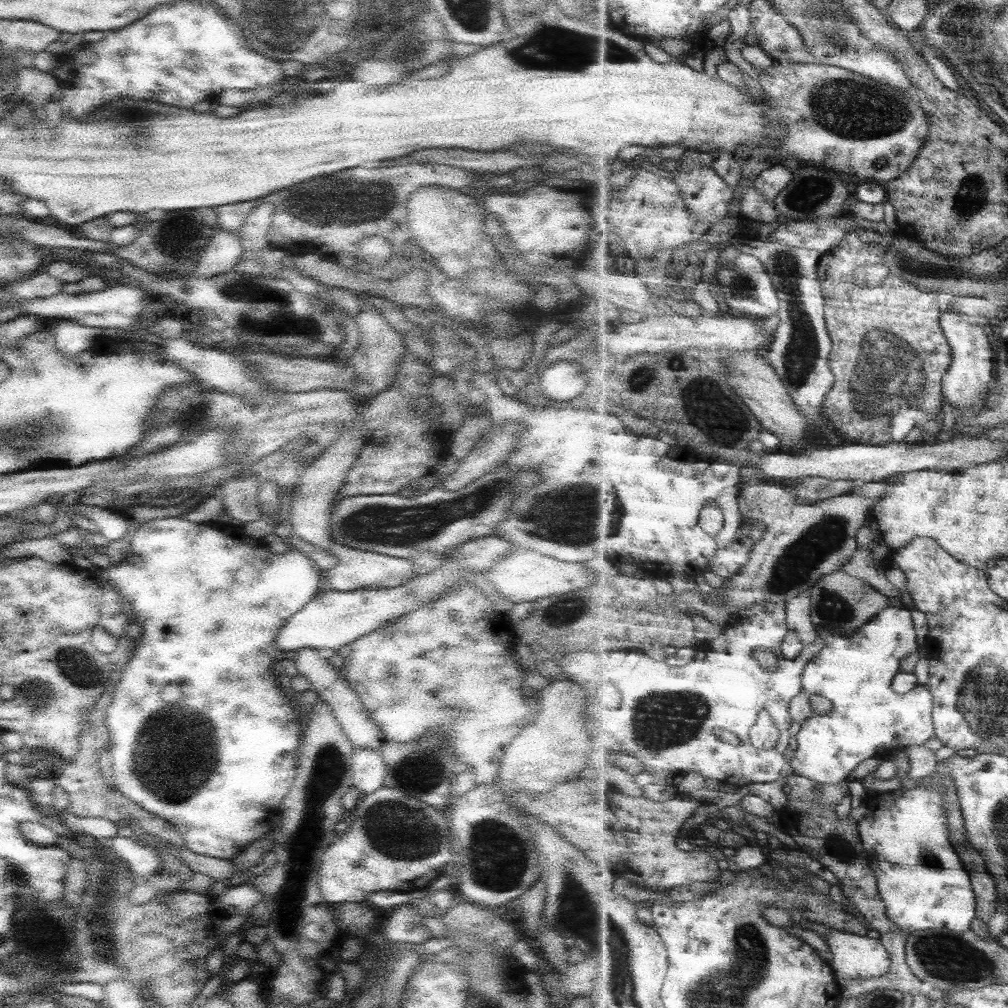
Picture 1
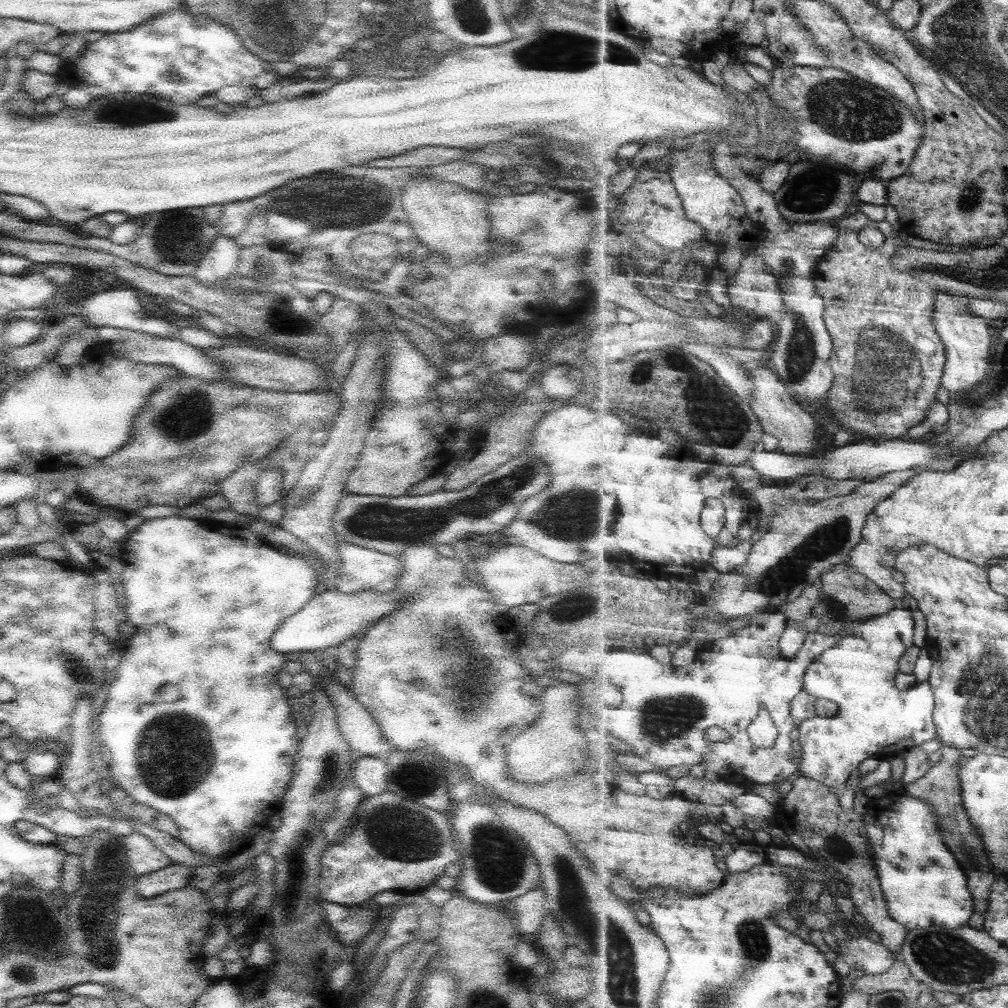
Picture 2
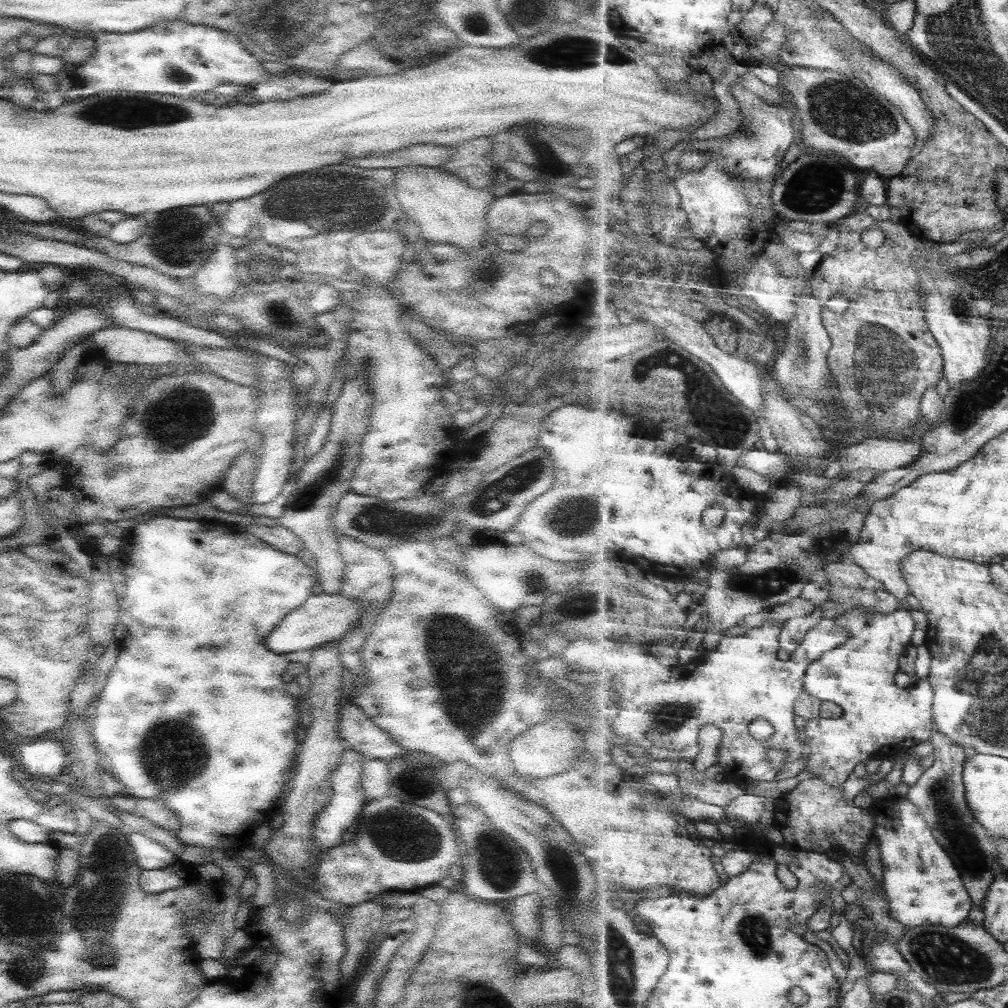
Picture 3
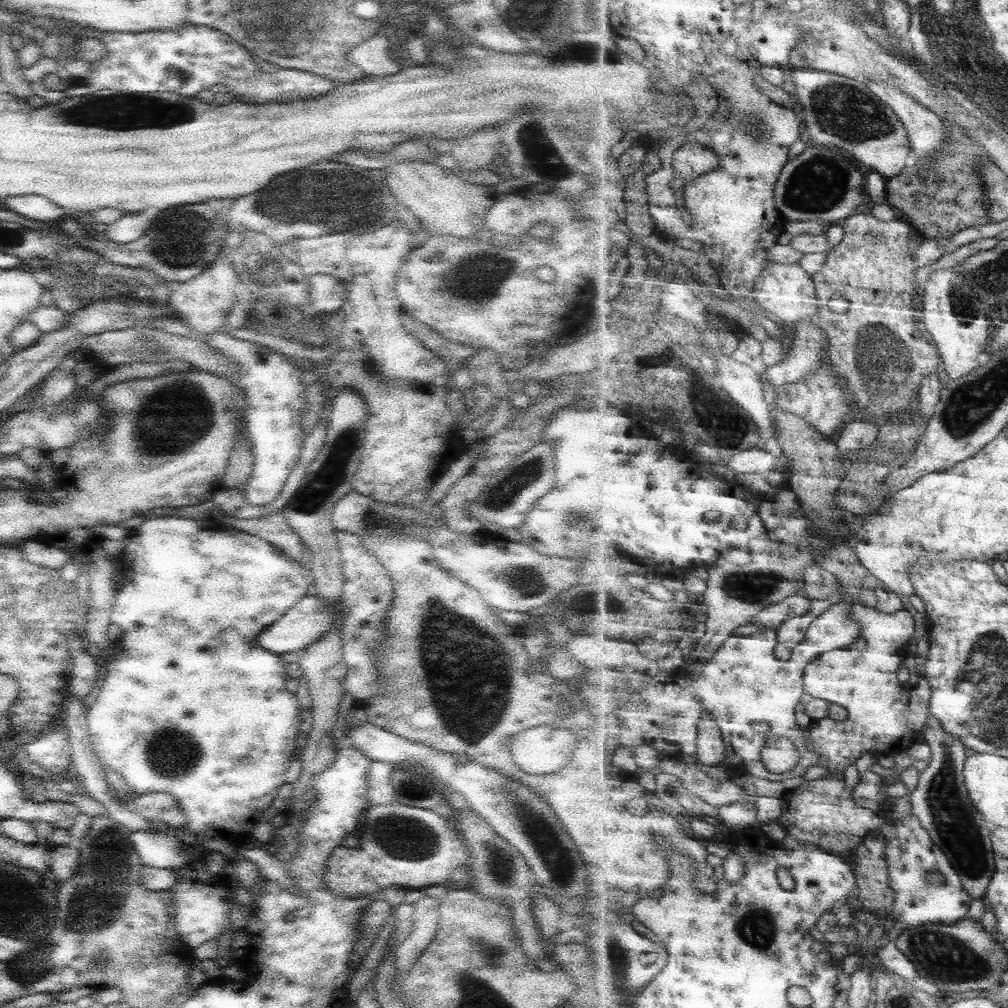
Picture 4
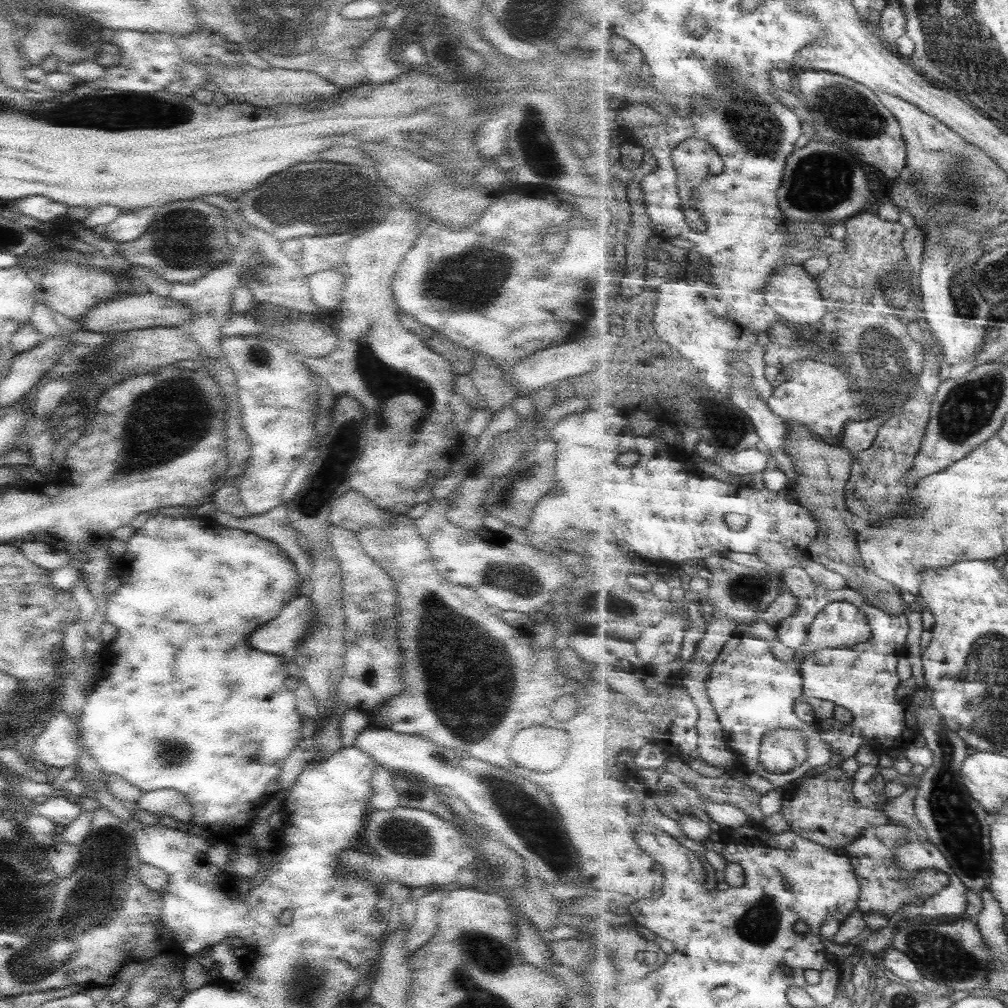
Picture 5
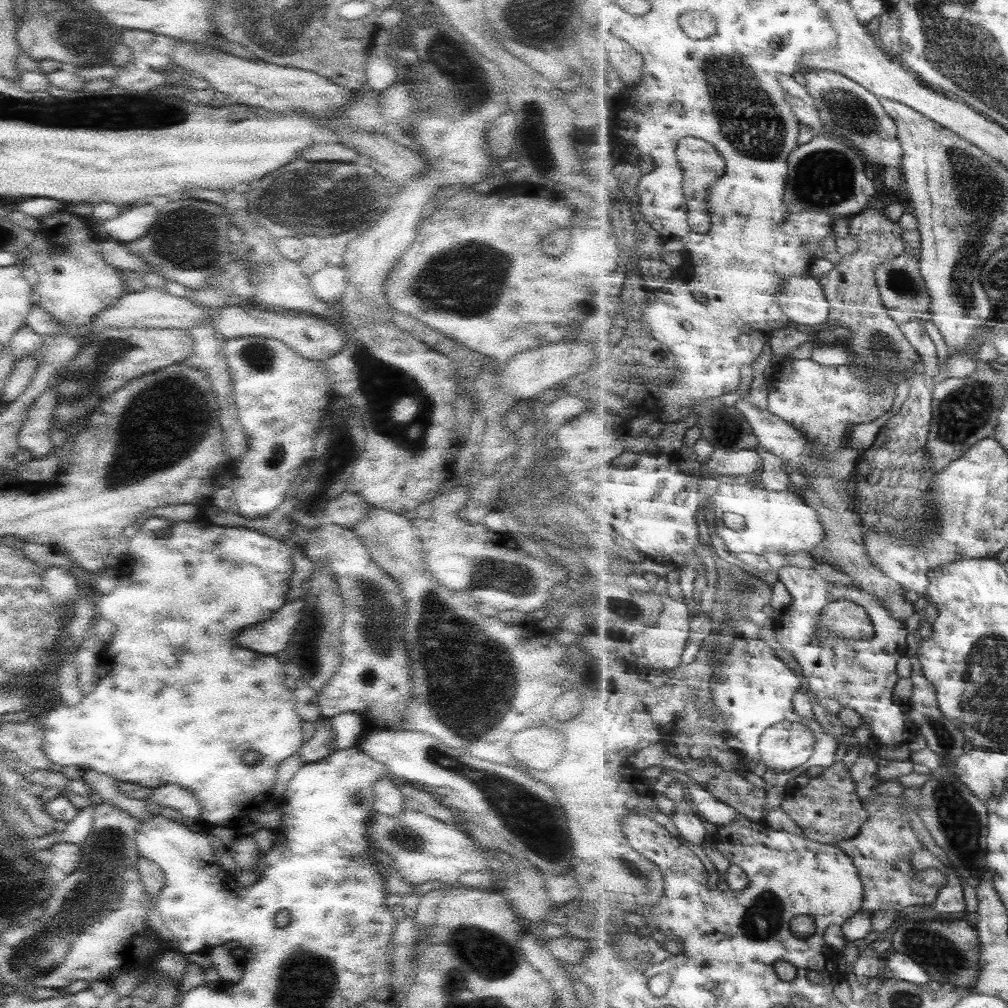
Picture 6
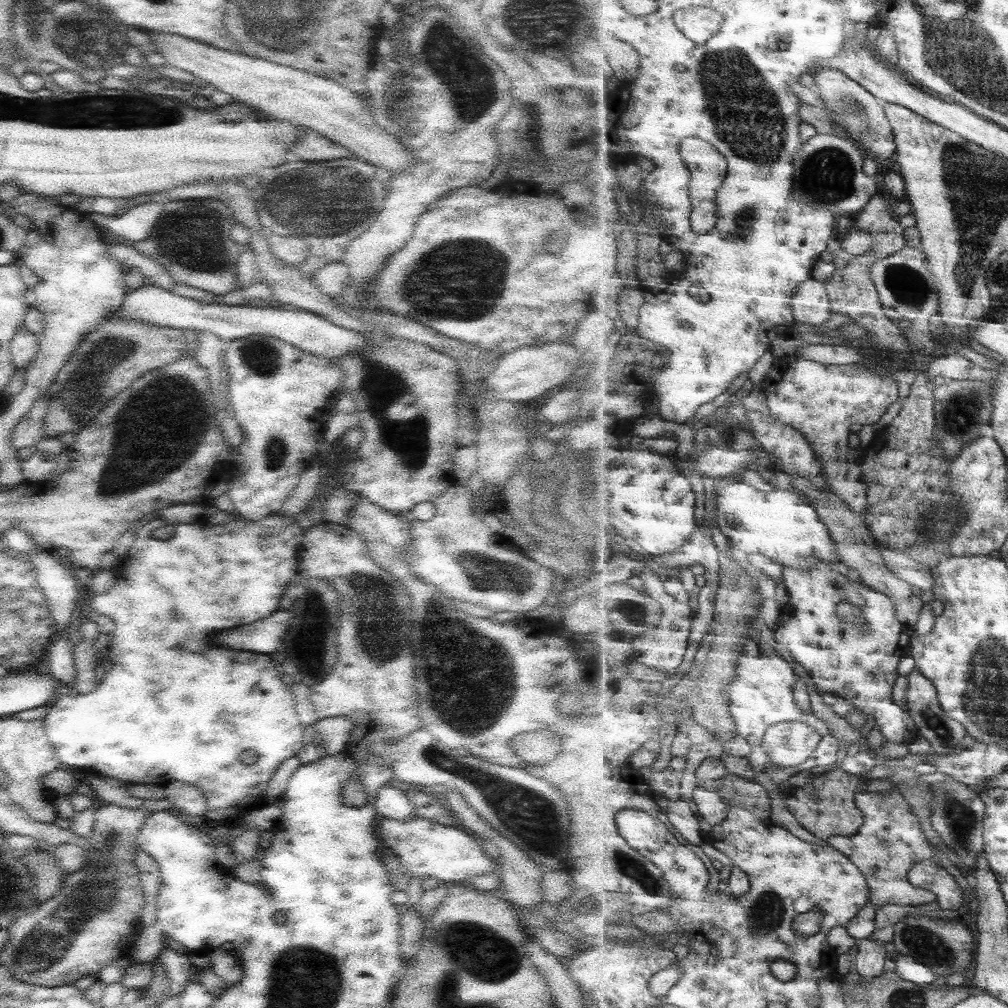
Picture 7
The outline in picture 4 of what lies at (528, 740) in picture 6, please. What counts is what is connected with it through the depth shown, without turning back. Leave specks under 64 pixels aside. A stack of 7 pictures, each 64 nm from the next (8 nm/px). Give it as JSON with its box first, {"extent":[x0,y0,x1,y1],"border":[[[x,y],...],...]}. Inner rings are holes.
{"extent":[511,726,575,774],"border":[[[534,726],[522,730],[511,740],[513,762],[525,774],[551,774],[561,770],[571,760],[575,744],[573,732],[567,728],[557,728],[561,732],[551,732],[551,726]]]}

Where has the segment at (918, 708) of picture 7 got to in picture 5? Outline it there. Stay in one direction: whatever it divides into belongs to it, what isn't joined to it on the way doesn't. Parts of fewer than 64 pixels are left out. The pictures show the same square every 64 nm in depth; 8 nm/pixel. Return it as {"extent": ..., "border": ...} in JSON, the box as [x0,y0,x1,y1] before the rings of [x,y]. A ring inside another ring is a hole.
{"extent":[906,613,992,896],"border":[[[908,613],[909,636],[906,642],[907,657],[912,664],[912,677],[916,680],[915,696],[919,699],[920,709],[917,710],[917,725],[922,736],[926,739],[926,746],[933,752],[933,764],[919,776],[918,793],[915,797],[915,809],[919,823],[927,831],[929,841],[945,854],[951,868],[965,883],[965,887],[981,896],[989,889],[992,876],[992,850],[990,840],[990,816],[979,802],[975,800],[962,777],[963,761],[969,756],[969,745],[965,739],[953,732],[943,717],[933,708],[932,692],[926,686],[923,664],[922,634],[923,620],[921,614]]]}

